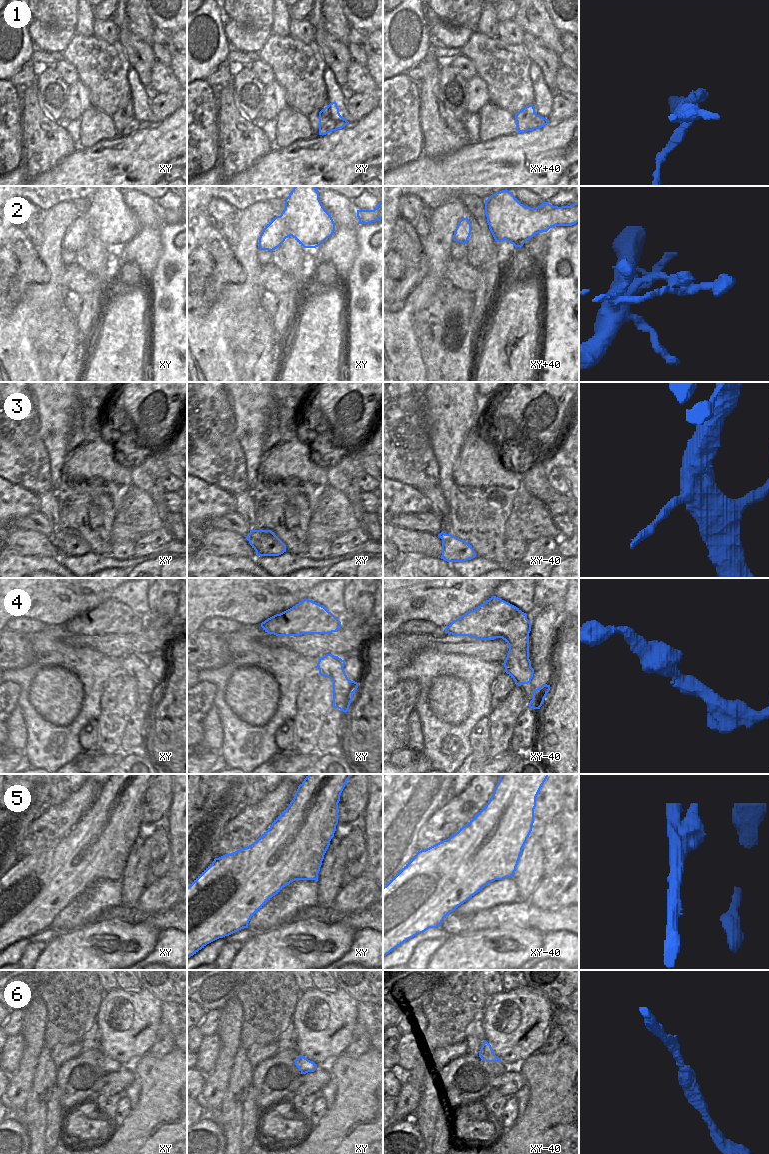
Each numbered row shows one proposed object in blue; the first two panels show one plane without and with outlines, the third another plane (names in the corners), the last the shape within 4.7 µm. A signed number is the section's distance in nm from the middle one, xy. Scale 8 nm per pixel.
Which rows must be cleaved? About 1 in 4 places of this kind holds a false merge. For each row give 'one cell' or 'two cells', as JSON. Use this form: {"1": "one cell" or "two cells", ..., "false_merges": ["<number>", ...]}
{"1": "two cells", "2": "two cells", "3": "two cells", "4": "one cell", "5": "two cells", "6": "one cell", "false_merges": ["1", "2", "3", "5"]}

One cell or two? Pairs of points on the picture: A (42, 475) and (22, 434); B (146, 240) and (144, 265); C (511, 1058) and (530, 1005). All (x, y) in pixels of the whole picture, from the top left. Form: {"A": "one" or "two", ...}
{"A": "one", "B": "one", "C": "one"}

